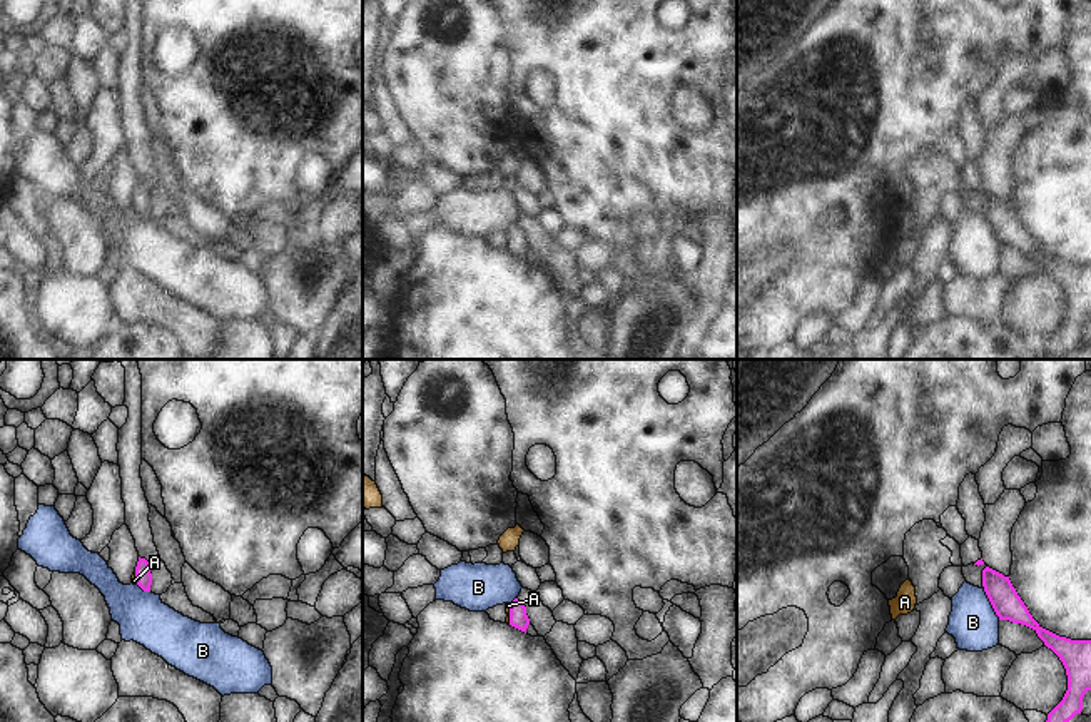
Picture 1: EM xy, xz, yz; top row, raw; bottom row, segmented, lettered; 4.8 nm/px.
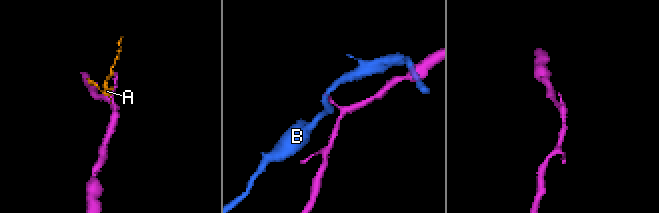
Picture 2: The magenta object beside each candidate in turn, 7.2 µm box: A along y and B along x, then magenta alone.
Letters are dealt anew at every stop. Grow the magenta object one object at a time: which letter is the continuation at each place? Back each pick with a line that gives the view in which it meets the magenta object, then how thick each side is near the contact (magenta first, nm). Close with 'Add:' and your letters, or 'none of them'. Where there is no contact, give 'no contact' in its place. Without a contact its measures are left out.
A: meets magenta in xz; 90 nm thick on the magenta side, 20 nm on the other
Add: A

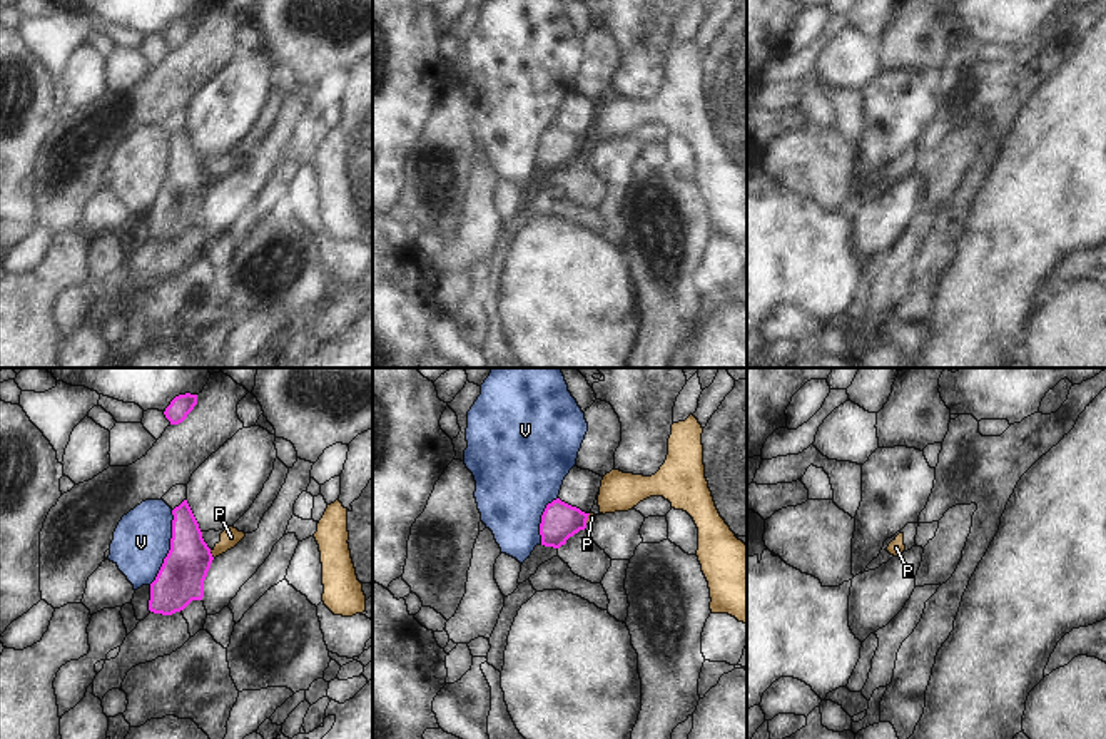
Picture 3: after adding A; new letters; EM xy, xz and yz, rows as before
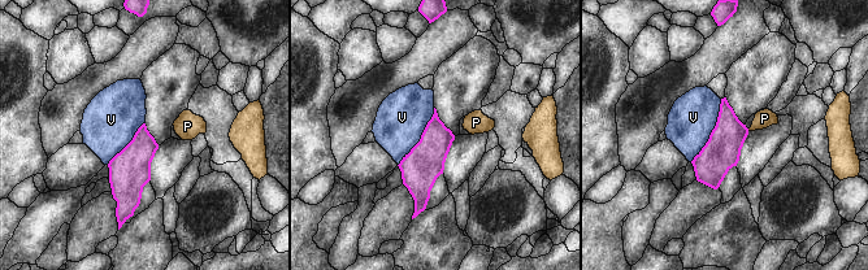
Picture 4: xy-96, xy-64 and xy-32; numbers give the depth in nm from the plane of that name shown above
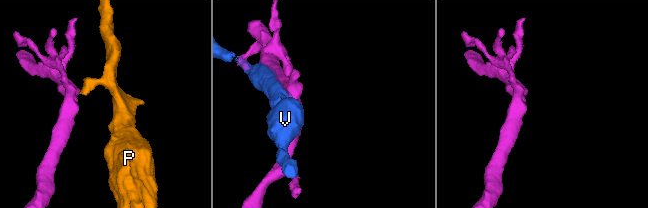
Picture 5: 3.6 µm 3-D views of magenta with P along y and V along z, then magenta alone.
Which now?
Add: none of them

